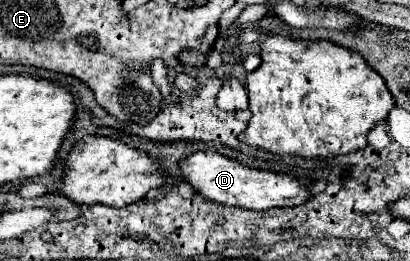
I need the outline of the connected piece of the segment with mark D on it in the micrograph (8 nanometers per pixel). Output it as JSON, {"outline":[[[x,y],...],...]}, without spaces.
{"outline":[[[214,150],[194,152],[180,160],[180,172],[186,184],[202,196],[204,200],[224,204],[224,206],[240,206],[246,210],[268,210],[276,206],[298,206],[310,198],[302,180],[290,178],[286,174],[274,174],[266,170],[252,170],[236,160],[220,156]]]}

